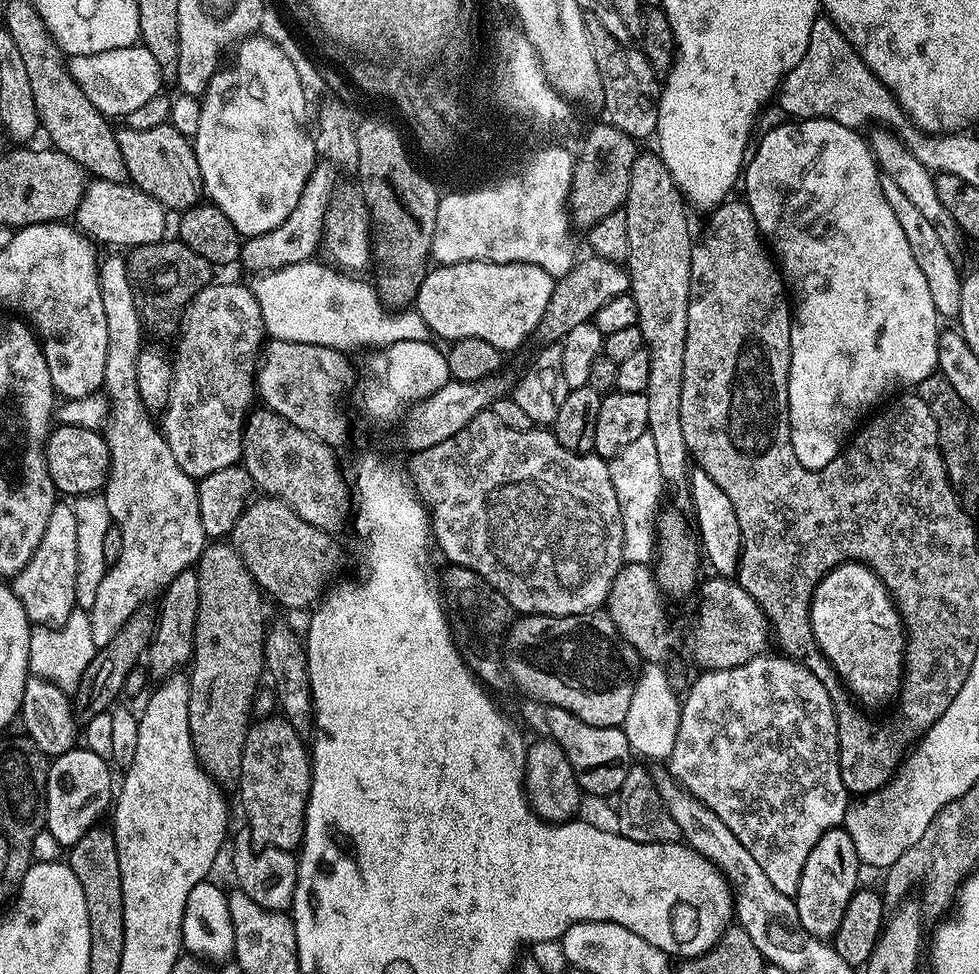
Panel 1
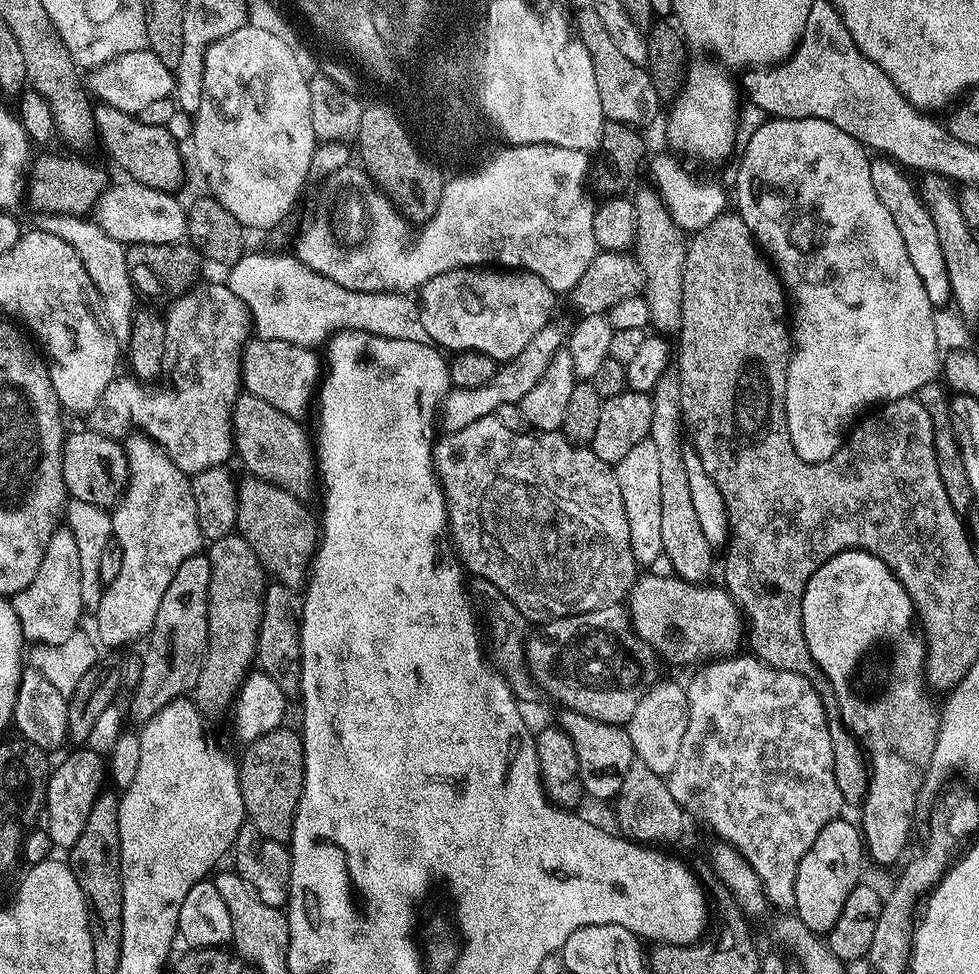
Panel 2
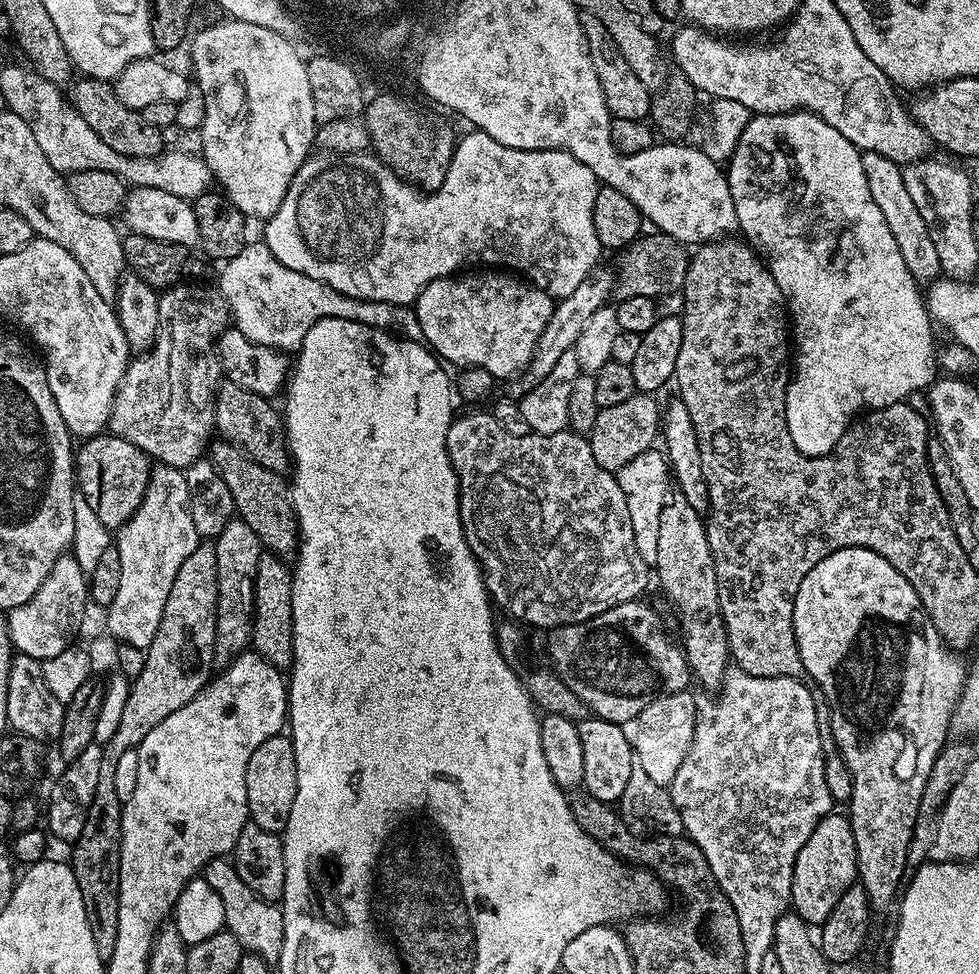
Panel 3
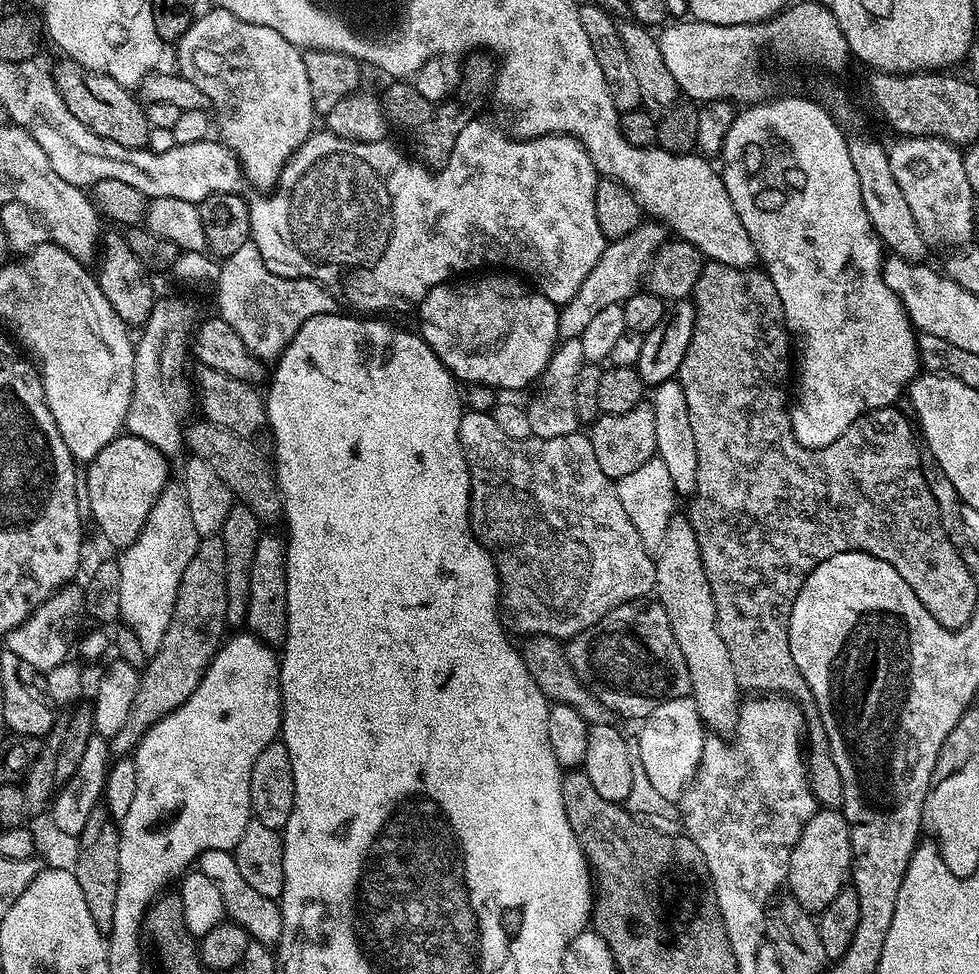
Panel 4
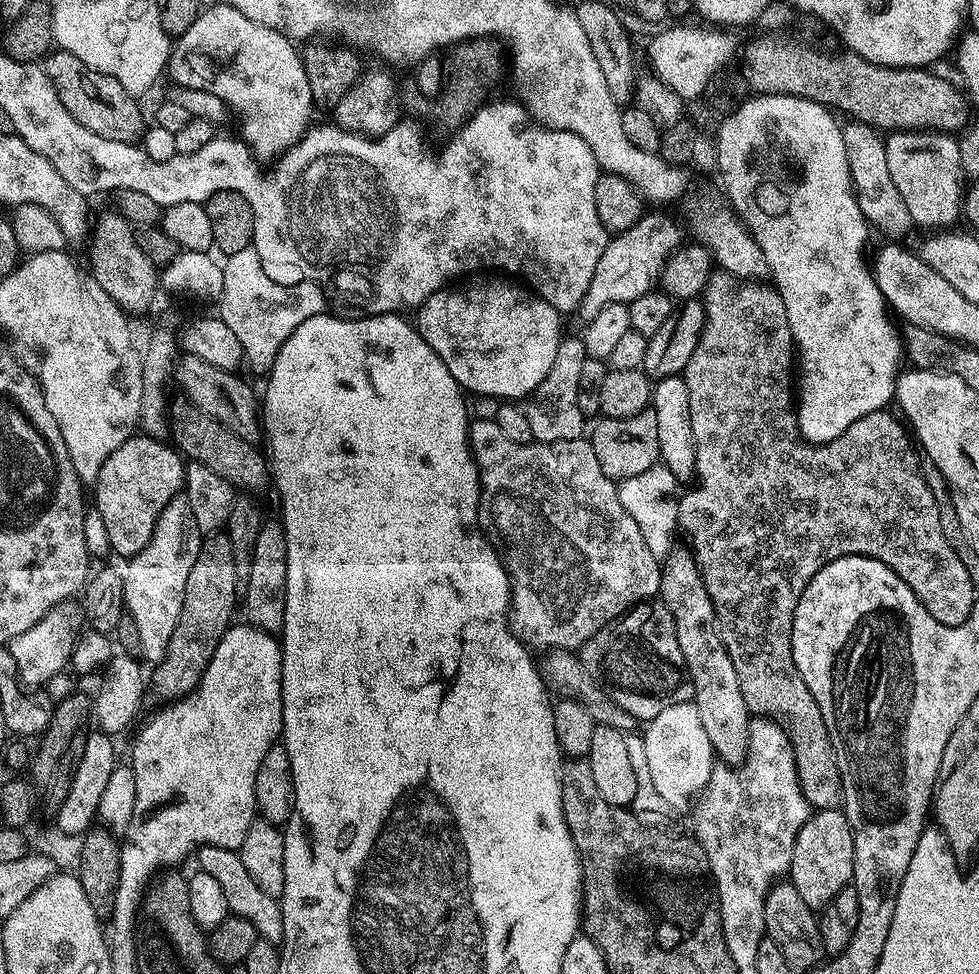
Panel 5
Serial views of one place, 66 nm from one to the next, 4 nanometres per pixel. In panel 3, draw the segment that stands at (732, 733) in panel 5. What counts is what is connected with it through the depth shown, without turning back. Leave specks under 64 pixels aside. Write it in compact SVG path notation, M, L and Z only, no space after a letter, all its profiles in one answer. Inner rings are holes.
M679 490L673 491L666 498L666 502L662 502L662 518L658 521L658 562L654 566L654 576L660 579L660 588L668 595L670 603L676 607L676 612L680 615L680 636L682 641L682 647L684 650L684 656L688 660L688 669L692 672L693 681L698 685L701 684L701 689L704 690L716 690L719 689L721 682L724 680L724 674L730 667L730 653L728 650L728 635L724 629L724 620L720 616L720 603L718 602L718 574L714 574L714 554L710 550L710 542L708 541L708 530L706 527L705 517L698 510L694 510L694 506L690 506L690 502L683 496Z

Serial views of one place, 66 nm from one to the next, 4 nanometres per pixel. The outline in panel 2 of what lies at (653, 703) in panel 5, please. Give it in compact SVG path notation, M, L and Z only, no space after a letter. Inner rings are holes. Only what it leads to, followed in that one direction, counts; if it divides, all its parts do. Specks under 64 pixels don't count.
M611 604L586 614L545 620L537 628L525 643L524 657L541 693L549 692L567 711L627 725L638 702L657 683L661 664L657 652L632 628L627 607Z

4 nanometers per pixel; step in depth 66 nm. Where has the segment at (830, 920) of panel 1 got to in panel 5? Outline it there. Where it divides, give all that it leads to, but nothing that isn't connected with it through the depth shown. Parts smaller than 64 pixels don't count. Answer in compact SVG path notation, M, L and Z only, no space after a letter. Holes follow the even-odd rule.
M835 808L813 811L802 826L792 851L790 883L802 894L802 902L814 910L823 909L843 888L852 884L853 870L854 838L843 811Z

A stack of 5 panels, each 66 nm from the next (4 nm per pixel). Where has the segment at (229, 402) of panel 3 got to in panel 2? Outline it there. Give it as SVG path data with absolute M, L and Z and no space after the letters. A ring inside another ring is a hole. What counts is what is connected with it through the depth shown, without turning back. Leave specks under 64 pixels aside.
M241 394L236 397L236 404L232 407L232 447L234 449L235 455L238 457L240 455L240 460L244 463L244 472L262 478L266 482L270 482L274 486L279 488L285 488L287 492L292 492L296 496L301 498L307 497L307 492L311 490L312 484L314 488L314 481L317 479L318 473L316 471L316 457L314 455L314 444L308 436L304 433L304 428L300 425L301 421L294 416L287 416L282 410L278 410L274 406L270 406L270 402L266 402L262 398L257 396L250 396L247 394Z

